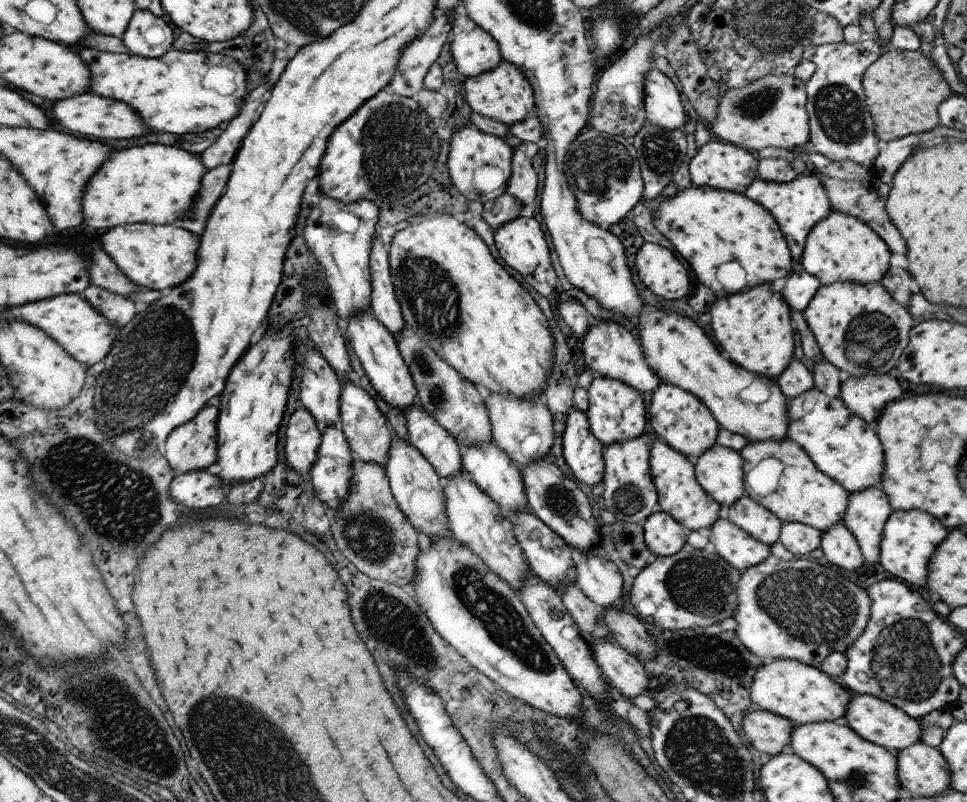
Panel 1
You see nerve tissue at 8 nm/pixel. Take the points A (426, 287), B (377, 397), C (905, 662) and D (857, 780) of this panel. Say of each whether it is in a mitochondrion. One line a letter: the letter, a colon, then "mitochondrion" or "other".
A: mitochondrion
B: other
C: mitochondrion
D: mitochondrion

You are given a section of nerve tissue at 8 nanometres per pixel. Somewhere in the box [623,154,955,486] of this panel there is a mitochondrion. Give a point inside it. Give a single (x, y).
(871, 337)

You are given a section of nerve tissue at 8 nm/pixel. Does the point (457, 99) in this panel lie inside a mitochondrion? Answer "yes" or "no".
no

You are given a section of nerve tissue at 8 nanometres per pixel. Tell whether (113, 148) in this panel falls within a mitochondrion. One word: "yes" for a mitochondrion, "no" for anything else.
no

